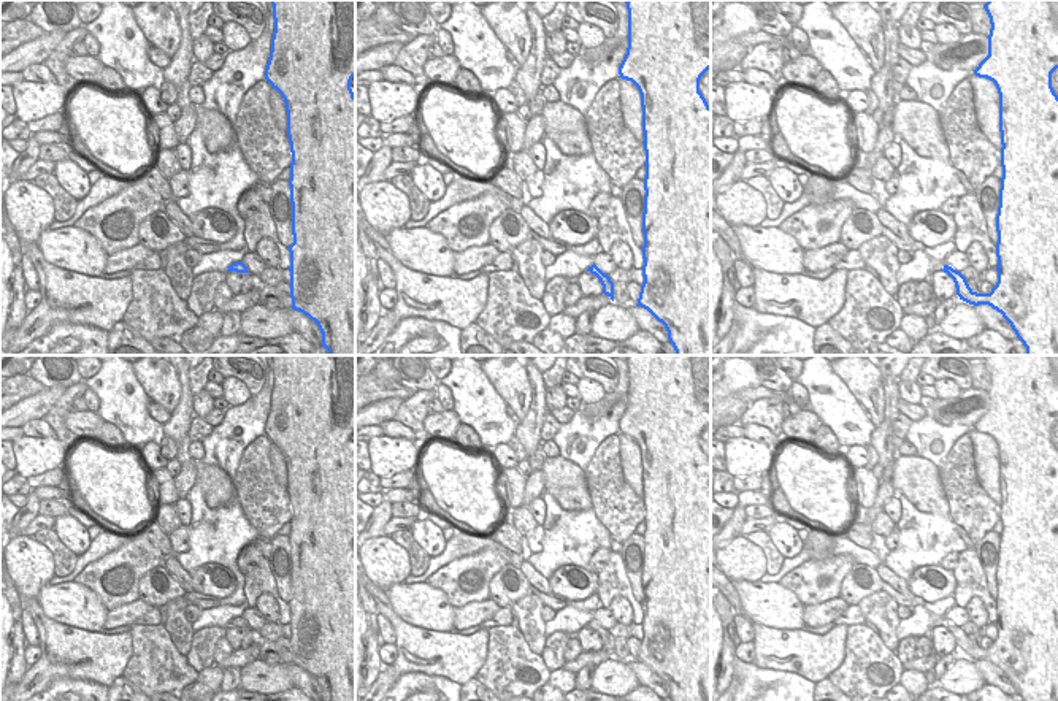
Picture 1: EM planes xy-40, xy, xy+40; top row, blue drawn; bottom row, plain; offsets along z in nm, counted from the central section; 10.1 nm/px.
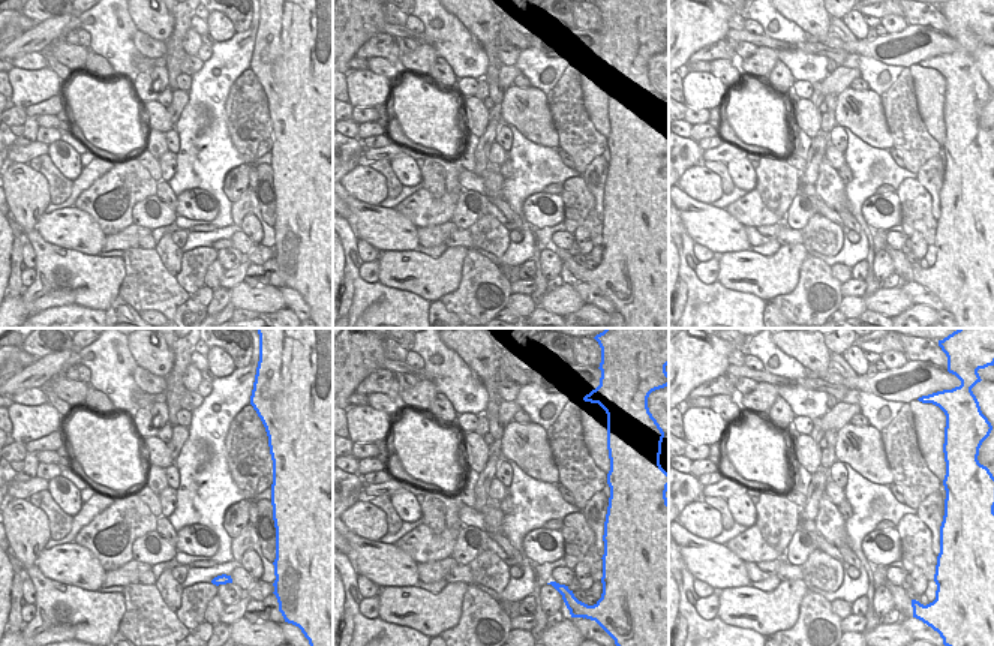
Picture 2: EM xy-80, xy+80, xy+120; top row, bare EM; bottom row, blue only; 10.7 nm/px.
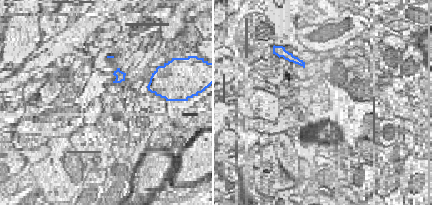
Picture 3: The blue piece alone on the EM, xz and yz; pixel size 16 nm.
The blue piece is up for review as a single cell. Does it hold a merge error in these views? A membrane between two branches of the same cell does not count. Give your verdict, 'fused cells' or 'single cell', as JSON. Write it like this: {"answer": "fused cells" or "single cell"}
{"answer": "single cell"}

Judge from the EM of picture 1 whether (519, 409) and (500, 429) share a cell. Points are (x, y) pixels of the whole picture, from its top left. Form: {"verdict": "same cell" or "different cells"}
{"verdict": "different cells"}

